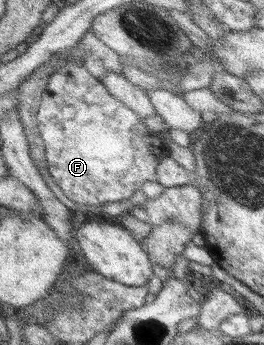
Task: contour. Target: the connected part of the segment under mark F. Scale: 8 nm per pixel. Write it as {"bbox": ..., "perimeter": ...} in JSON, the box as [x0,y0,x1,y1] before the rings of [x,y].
{"bbox":[35,60,167,207],"perimeter":[[[80,60],[63,64],[49,75],[35,119],[44,145],[46,171],[62,195],[74,204],[98,207],[123,199],[139,201],[141,185],[145,181],[155,181],[155,167],[167,155],[159,134],[148,130],[143,118],[115,100],[100,81],[82,67]]]}

